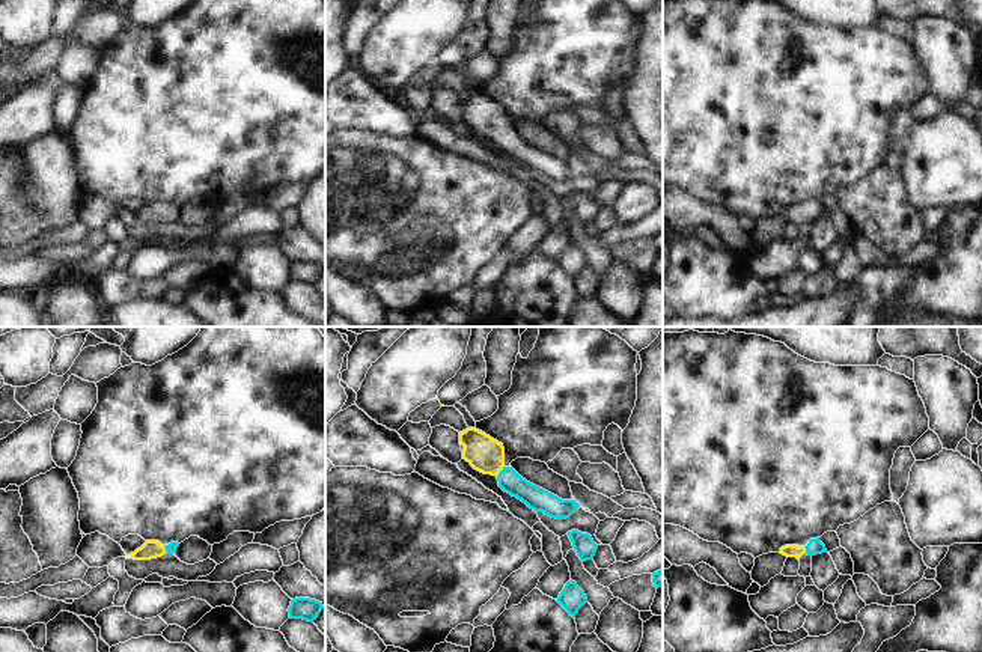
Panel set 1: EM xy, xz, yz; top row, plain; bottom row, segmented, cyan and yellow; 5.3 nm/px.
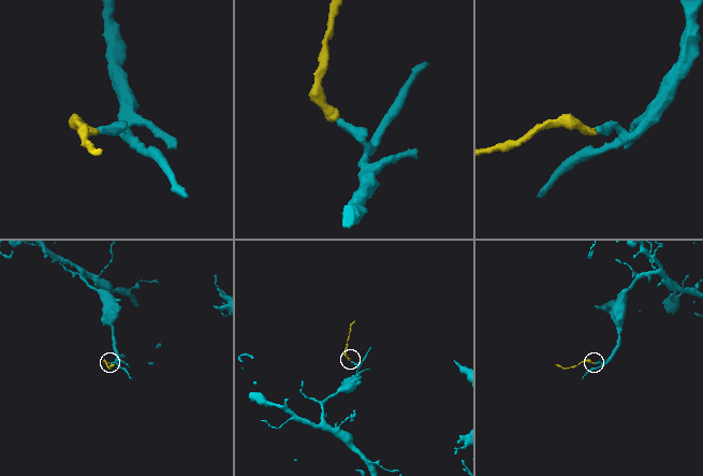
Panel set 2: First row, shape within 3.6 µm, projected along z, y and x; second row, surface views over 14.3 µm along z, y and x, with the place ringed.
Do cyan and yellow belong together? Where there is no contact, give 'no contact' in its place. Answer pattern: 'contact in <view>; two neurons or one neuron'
contact in xz; one neuron

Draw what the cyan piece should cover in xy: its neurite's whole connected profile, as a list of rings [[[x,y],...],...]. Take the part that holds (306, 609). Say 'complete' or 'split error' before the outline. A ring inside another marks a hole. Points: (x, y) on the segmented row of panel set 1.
complete; [[[295,598],[291,601],[288,611],[291,619],[303,619],[307,622],[313,622],[322,608],[322,602],[316,599]]]

